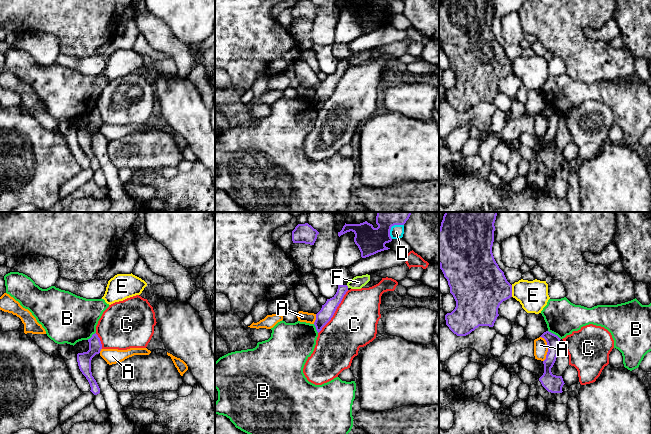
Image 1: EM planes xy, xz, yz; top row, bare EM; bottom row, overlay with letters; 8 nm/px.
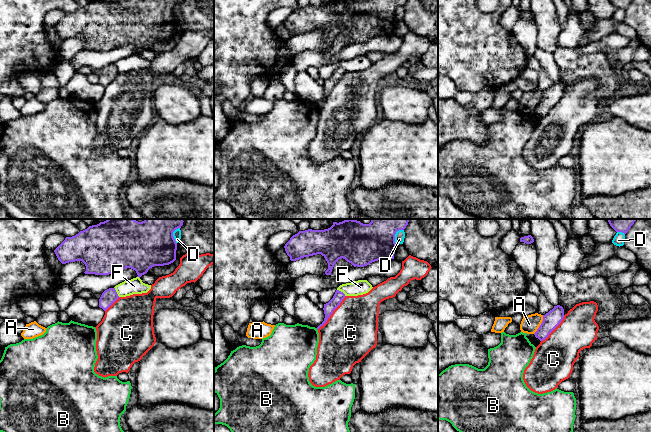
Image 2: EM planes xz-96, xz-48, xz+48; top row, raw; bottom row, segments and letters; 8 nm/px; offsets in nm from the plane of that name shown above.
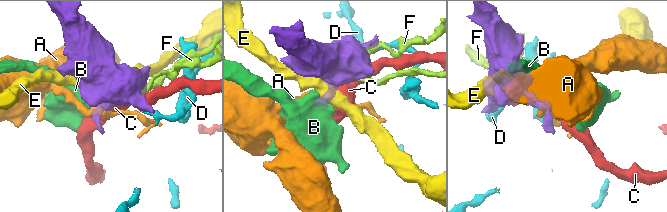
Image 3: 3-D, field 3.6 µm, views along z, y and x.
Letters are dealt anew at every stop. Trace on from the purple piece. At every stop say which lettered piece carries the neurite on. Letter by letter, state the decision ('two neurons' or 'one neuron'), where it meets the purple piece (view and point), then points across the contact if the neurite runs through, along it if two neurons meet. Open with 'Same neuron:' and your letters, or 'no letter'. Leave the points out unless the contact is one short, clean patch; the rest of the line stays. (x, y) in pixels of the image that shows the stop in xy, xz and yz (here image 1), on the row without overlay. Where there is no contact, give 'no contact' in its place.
Same neuron: no letter
A: two neurons; meets purple in yz at (548, 124); border along yz (540, 112), (547, 121), (547, 130), (543, 137)
B: two neurons; meets purple in yz at (554, 110); border along yz (548, 106), (560, 115)
C: two neurons; meets purple in xz at (334, 88); border along xz (348, 66), (331, 95), (318, 109)
D: two neurons; meets purple in xz at (391, 2); border along xz (403, 0), (394, 0), (391, 3), (391, 14)
E: two neurons; meets purple in yz at (511, 67)
F: two neurons; meets purple in xz at (347, 62)

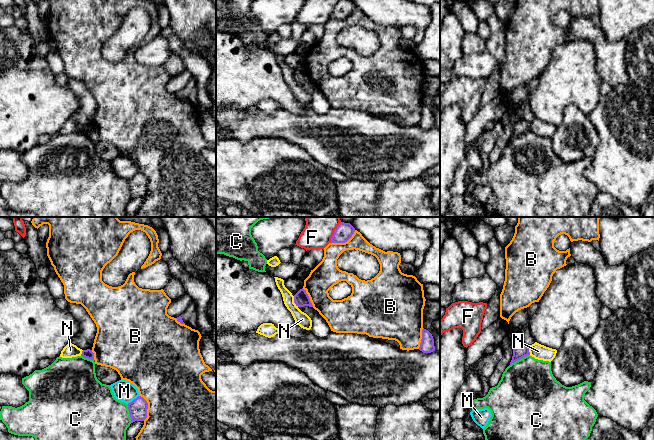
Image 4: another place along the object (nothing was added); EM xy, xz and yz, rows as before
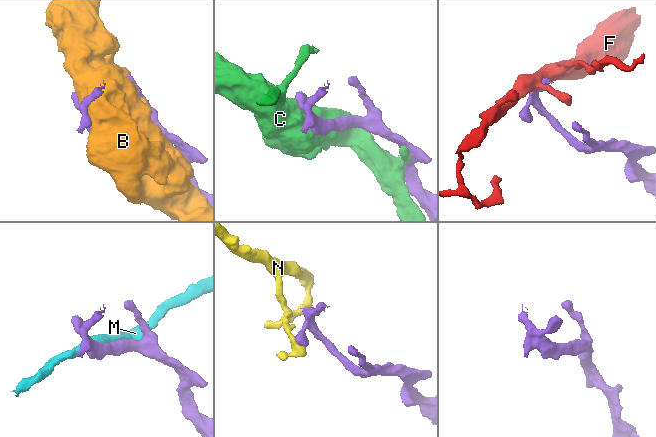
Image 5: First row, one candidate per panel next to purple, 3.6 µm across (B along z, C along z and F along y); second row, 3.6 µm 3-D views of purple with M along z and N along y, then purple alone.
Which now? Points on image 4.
Same neuron: no letter
B: two neurons; meets purple in xy at (147, 183)
C: two neurons; meets purple in yz at (519, 135)
F: two neurons; meets purple in xz at (334, 9); border along xz (339, 0), (330, 18)
M: two neurons; meets purple in xy at (133, 176)
N: two neurons; meets purple in xz at (294, 77); border along xz (293, 72), (293, 77), (298, 82)

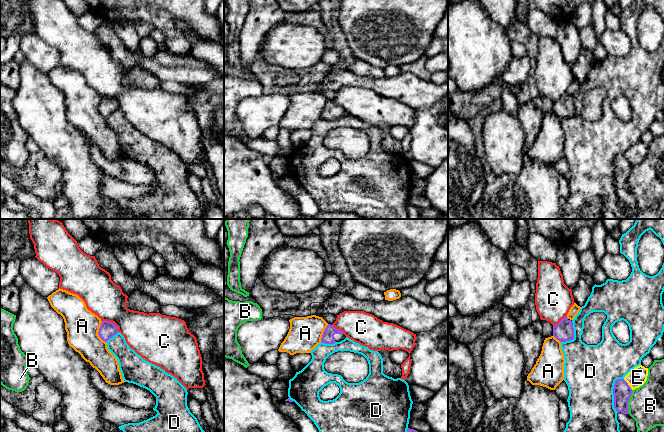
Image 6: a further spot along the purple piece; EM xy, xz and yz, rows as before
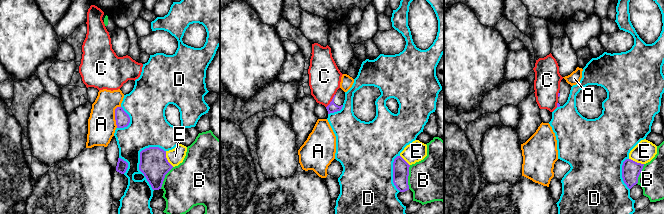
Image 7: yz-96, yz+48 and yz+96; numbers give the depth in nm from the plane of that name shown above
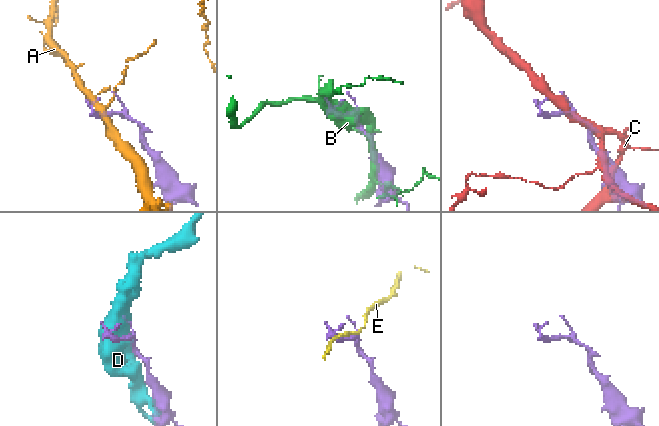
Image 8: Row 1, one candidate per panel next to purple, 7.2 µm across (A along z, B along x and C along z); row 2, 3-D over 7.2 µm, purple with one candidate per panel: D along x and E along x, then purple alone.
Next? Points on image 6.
Same neuron: no letter
A: two neurons; meets purple in xy at (98, 108); border along xy (101, 97), (98, 111), (106, 118)
B: two neurons; meets purple in yz at (628, 177)
C: two neurons; meets purple in xy at (111, 98)
D: two neurons; meets purple in yz at (613, 169)
E: two neurons; meets purple in yz at (627, 160)

